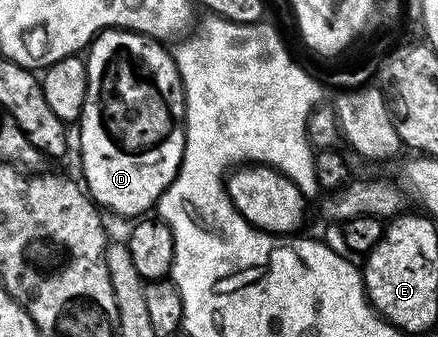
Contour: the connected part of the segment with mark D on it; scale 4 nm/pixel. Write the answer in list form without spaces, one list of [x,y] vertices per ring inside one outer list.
[[[173,122],[171,130],[165,134],[165,138],[153,140],[153,144],[141,146],[137,150],[127,150],[117,146],[107,146],[111,154],[105,154],[103,150],[95,152],[95,148],[89,144],[85,150],[85,142],[77,142],[77,158],[83,167],[83,180],[86,191],[100,209],[108,208],[119,216],[142,217],[156,207],[163,191],[175,181],[179,167],[183,161],[183,151],[187,141],[187,130],[181,130],[181,124]]]

